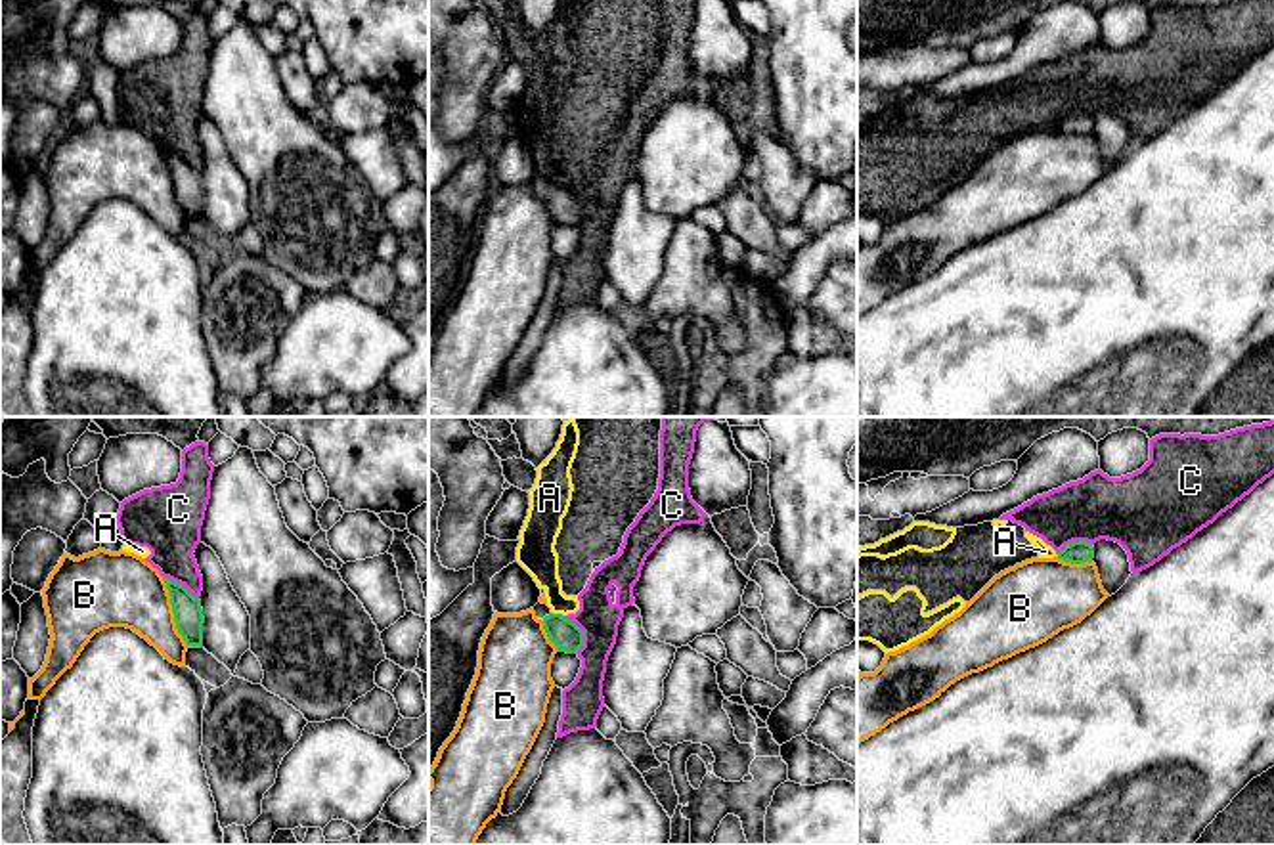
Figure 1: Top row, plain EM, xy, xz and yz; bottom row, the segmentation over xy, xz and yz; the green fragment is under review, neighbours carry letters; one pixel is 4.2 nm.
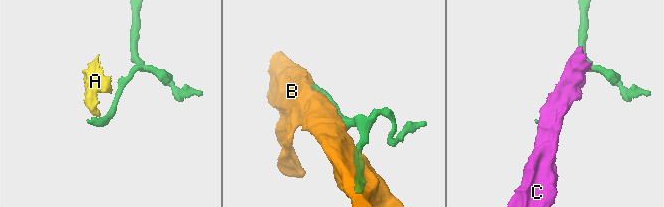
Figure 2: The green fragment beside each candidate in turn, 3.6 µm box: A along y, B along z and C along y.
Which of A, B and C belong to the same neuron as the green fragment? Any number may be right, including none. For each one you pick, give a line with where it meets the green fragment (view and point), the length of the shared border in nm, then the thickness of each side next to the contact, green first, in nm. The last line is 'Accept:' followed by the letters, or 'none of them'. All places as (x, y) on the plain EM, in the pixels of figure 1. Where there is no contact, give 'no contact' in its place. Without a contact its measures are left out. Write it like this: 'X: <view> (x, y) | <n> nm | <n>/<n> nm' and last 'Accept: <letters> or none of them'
Accept: none of them

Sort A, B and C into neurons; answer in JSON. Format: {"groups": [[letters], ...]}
{"groups": [["A", "C"], ["B"]]}

